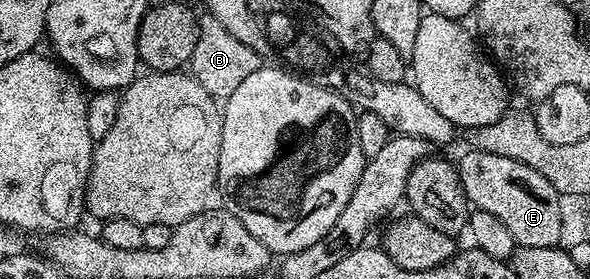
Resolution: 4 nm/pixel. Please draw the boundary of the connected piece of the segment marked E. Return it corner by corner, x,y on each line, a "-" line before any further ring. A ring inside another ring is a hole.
471,148
462,158
457,158
456,168
460,175
460,183
466,192
466,198
474,209
488,211
488,215
496,215
508,231
512,231
512,239
521,247
555,247
562,237
562,204
561,193
532,167
520,163
516,159
508,159
504,155
492,155
488,151

